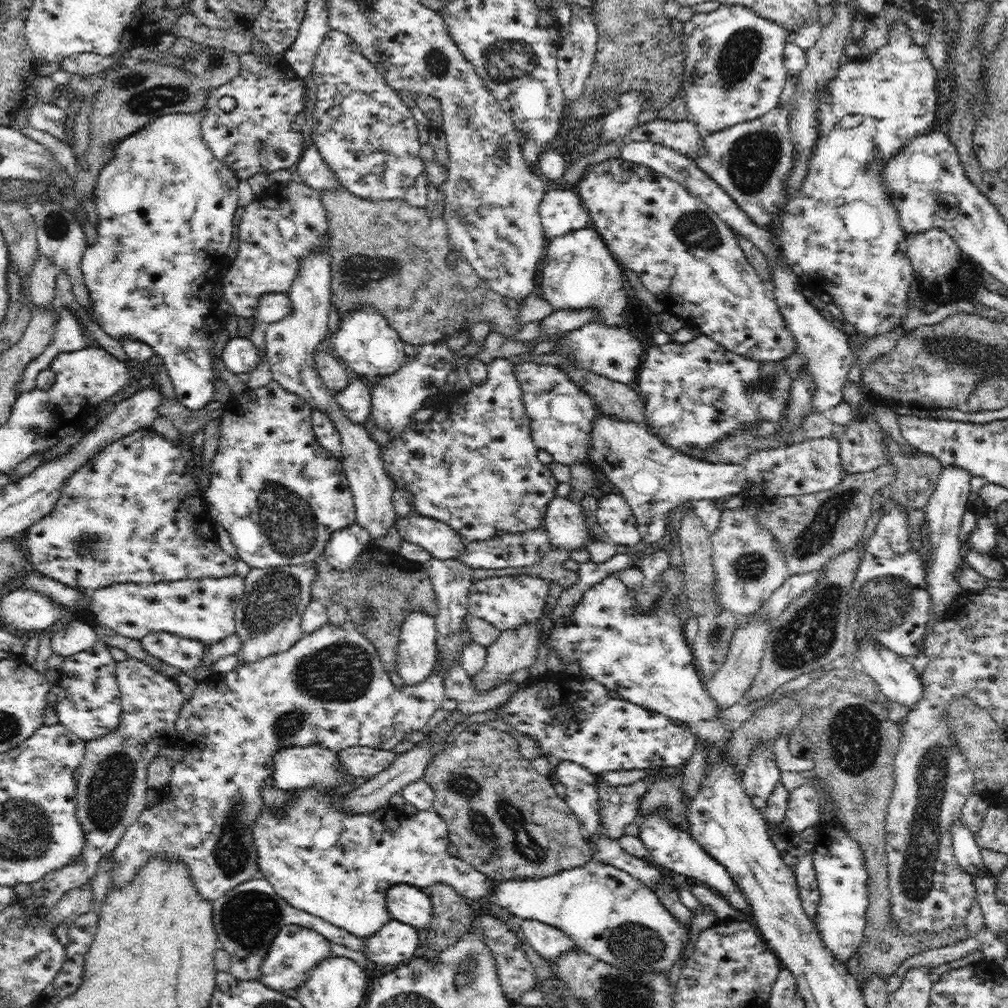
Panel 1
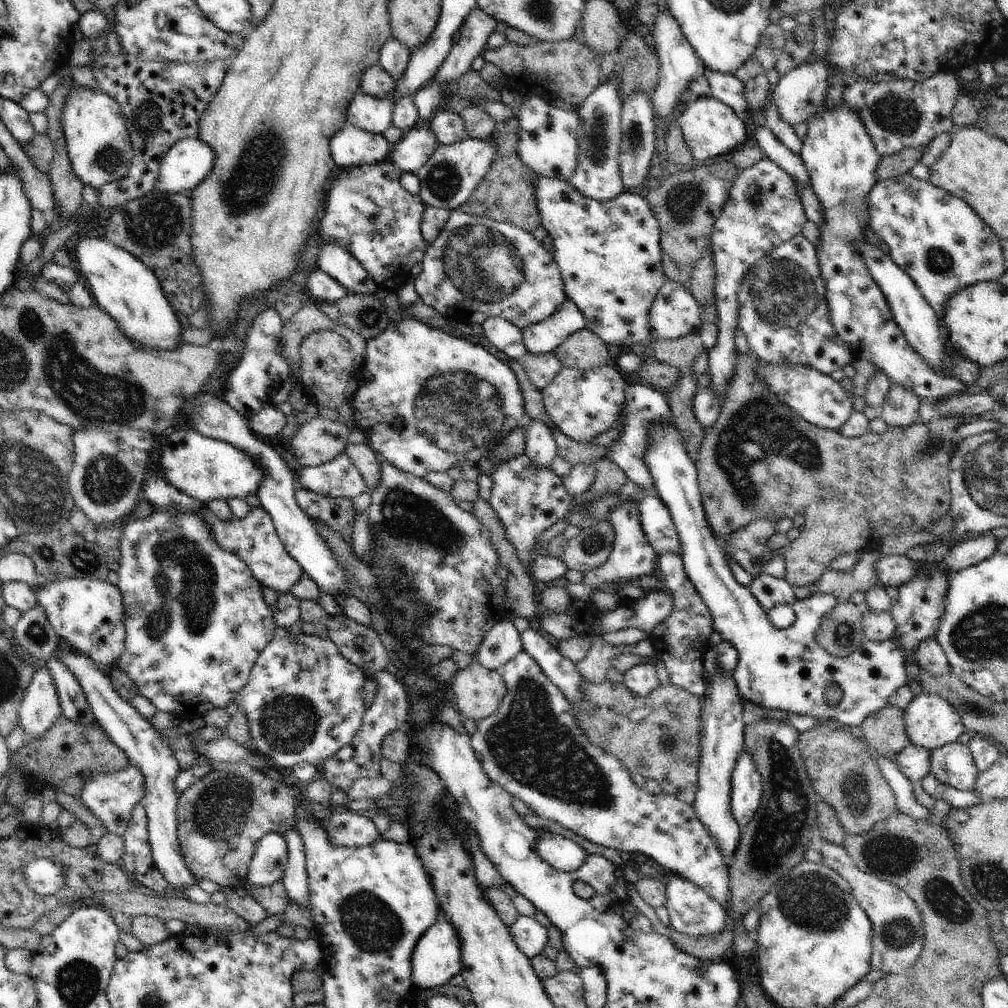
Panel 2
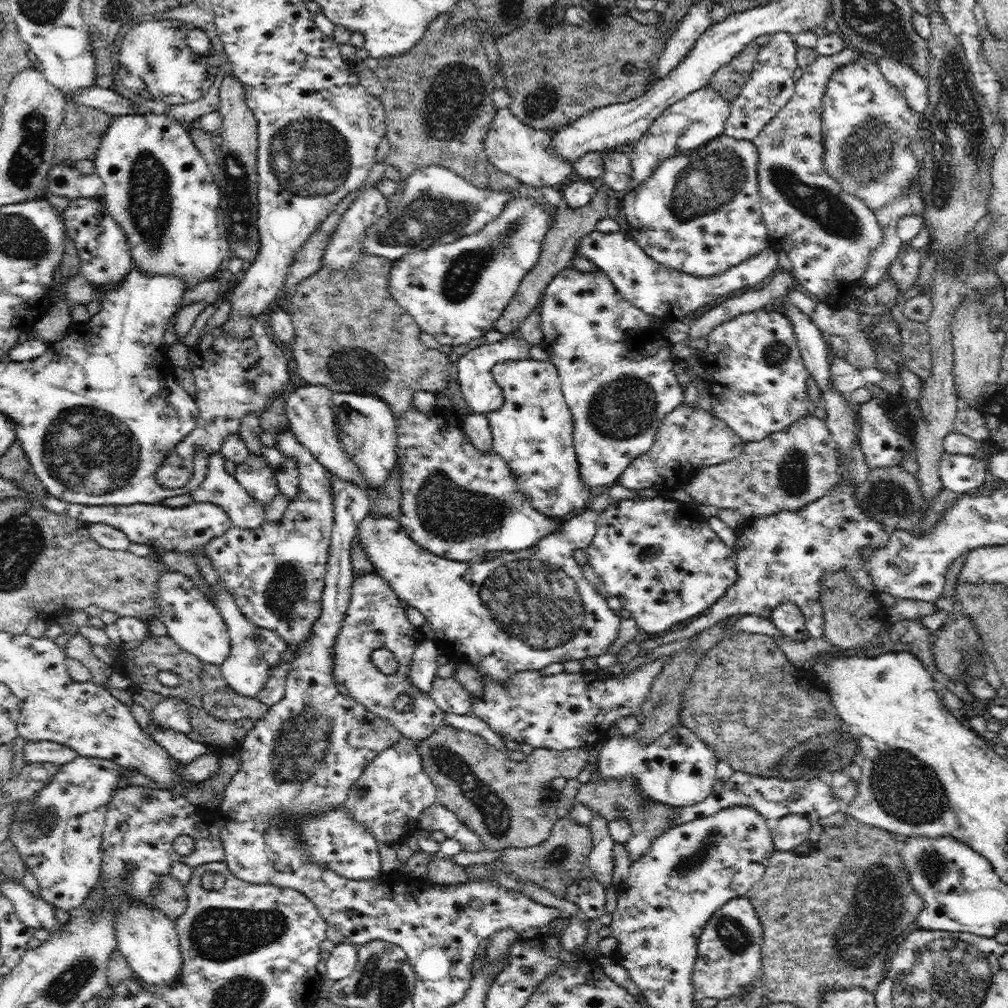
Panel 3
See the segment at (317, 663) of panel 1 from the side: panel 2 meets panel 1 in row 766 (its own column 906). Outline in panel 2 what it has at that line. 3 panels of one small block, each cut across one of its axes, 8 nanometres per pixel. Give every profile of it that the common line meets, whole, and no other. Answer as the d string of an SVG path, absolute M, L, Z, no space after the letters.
M909 172L899 175L898 177L890 177L889 179L879 180L874 185L874 188L870 191L869 196L869 224L870 228L878 234L879 238L884 240L884 242L888 245L890 258L892 258L902 270L906 271L906 274L908 274L908 276L916 283L920 292L933 306L933 309L936 311L937 317L939 318L941 330L944 330L944 332L941 333L945 333L945 329L941 324L944 305L953 294L956 294L959 290L962 290L967 286L972 286L974 283L980 281L996 281L1000 278L1000 276L1002 276L1002 274L1004 274L1004 272L1007 272L1005 258L1003 255L1003 242L996 236L994 230L992 230L990 226L988 226L961 198L950 194L947 190L935 187L930 181L917 179Z

